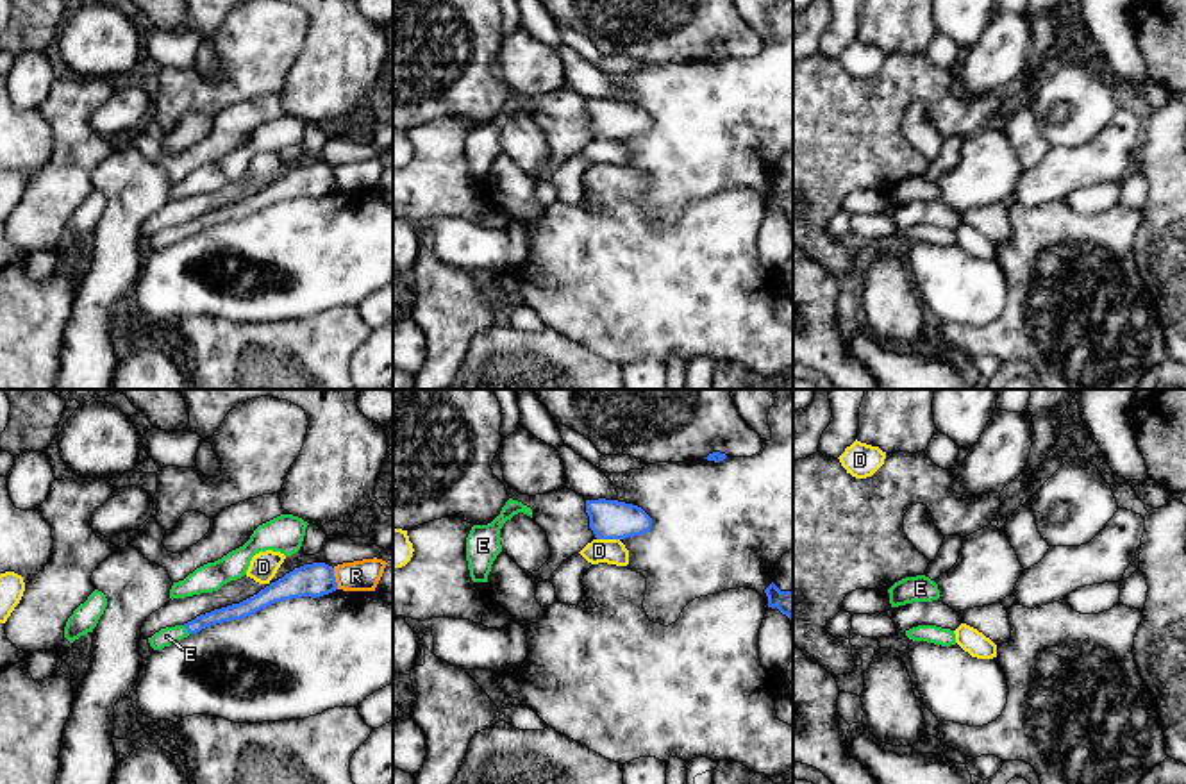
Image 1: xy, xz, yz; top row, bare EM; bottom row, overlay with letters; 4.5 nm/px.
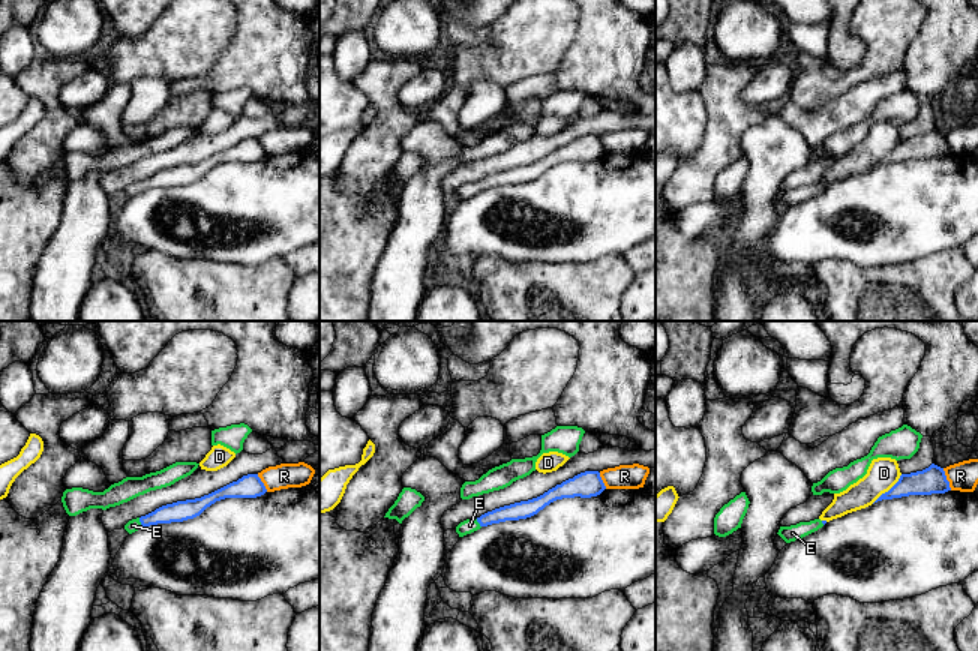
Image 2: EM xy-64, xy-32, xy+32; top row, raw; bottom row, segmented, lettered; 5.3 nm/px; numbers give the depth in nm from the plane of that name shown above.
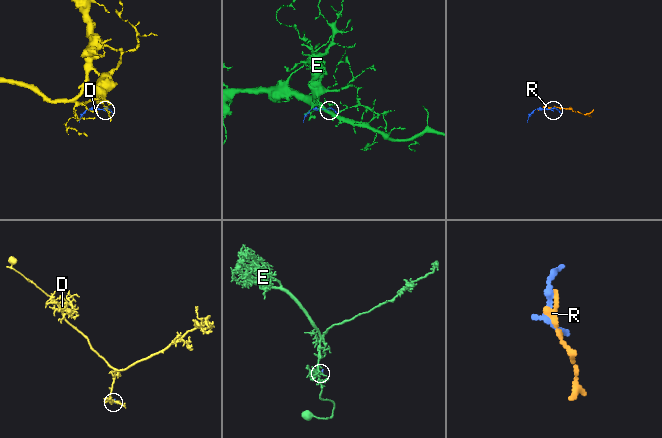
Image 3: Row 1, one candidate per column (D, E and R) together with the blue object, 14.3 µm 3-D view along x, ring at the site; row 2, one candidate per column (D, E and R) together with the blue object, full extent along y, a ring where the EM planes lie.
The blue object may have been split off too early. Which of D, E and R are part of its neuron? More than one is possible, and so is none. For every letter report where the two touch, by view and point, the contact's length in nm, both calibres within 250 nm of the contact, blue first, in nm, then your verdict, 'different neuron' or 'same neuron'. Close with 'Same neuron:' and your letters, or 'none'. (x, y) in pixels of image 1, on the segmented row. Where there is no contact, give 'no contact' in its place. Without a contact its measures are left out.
D: xz (608, 538) | 100 nm | 180/110 nm | different neuron
E: xy (186, 629) | 50 nm | 80/80 nm | same neuron
R: xy (334, 579) | 100 nm | 150/140 nm | different neuron
Same neuron: E

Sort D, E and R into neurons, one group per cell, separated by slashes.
D / E / R

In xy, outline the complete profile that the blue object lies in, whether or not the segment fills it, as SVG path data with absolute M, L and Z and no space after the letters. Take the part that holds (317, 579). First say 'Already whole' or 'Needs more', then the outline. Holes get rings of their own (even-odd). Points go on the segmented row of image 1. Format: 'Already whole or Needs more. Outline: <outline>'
Needs more. Outline: M325 563L304 564L239 604L200 614L184 625L161 629L152 638L148 638L148 643L154 650L161 650L188 638L189 634L200 632L205 627L246 618L275 602L300 596L318 598L336 589L338 582L332 566Z

